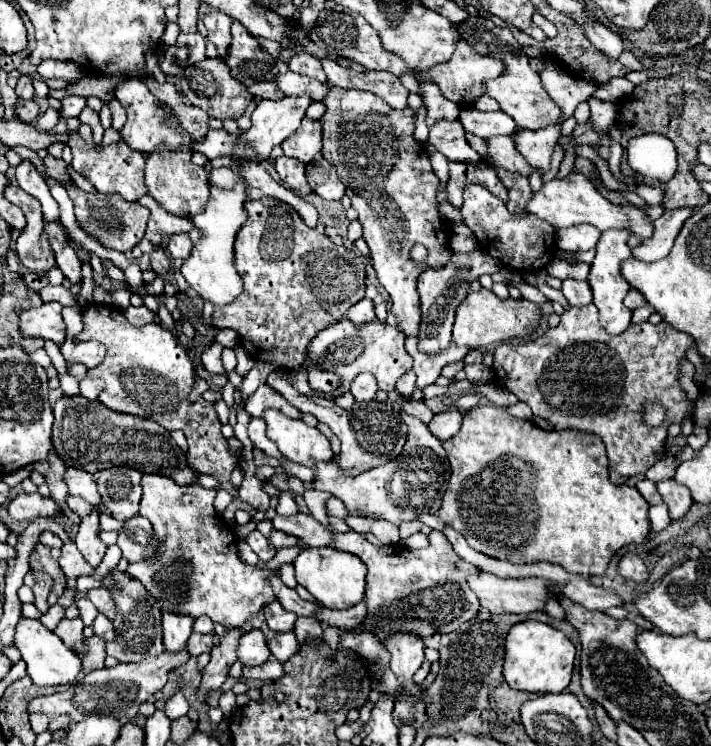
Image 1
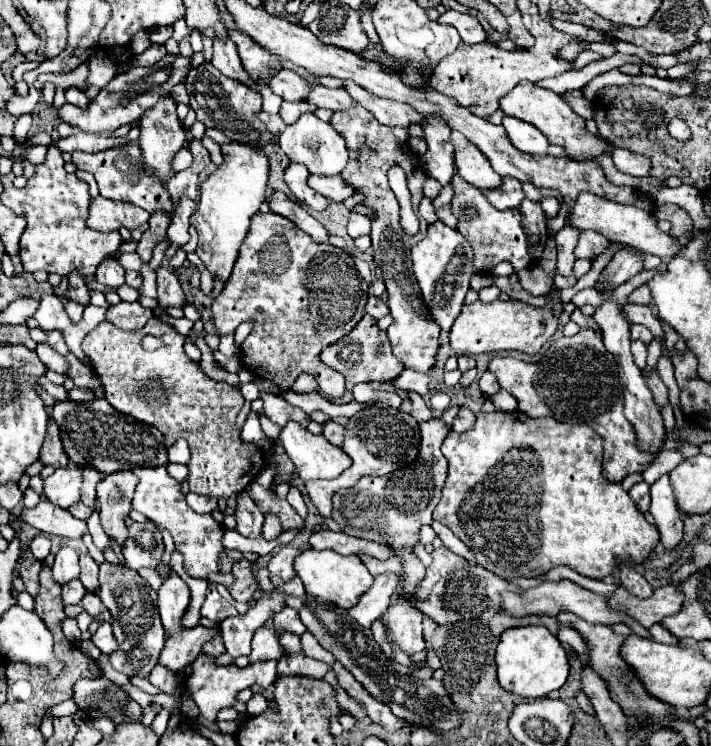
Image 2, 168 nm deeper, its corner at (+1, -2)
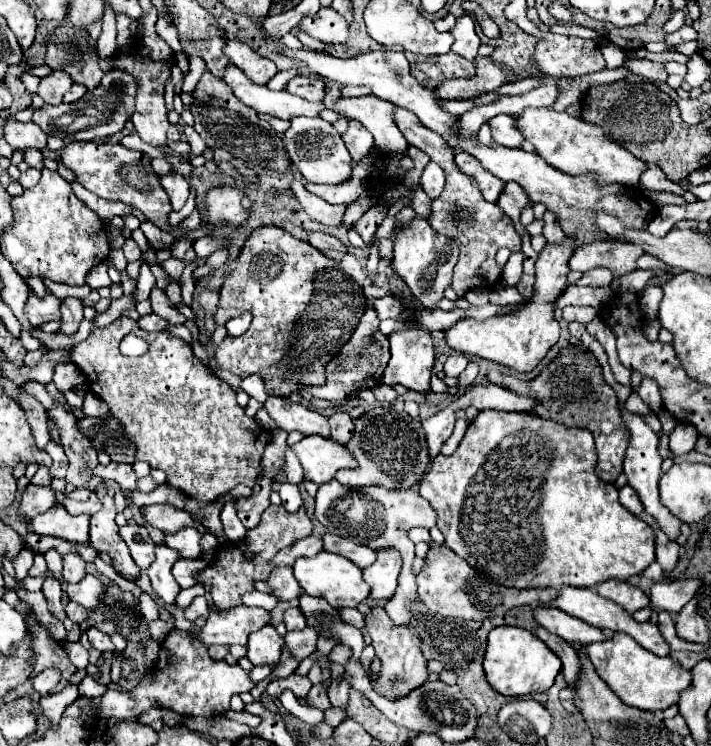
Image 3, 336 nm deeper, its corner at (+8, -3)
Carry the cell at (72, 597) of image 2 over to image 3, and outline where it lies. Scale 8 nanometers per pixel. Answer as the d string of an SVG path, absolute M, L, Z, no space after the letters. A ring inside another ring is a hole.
M70 551L68 555L64 555L62 579L68 583L78 583L80 577L84 575L86 575L86 561L76 551Z

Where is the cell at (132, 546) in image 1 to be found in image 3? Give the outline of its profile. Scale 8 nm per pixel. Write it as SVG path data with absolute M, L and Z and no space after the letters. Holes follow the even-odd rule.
M124 525L120 527L120 537L128 545L132 559L140 569L148 569L148 565L154 561L154 549L156 545L150 541L150 535L140 525Z

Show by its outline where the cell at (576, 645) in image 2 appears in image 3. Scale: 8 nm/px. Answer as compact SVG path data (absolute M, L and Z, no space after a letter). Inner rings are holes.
M614 633L612 639L602 643L590 643L586 653L596 669L596 673L608 683L608 687L630 707L644 711L658 711L676 705L678 693L692 683L692 673L672 657L656 657L642 649L630 635Z

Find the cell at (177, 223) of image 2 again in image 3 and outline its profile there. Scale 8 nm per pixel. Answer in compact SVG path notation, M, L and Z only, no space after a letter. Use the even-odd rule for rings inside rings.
M172 171L172 173L162 177L162 187L170 195L174 211L180 211L182 205L186 203L186 199L188 199L188 189L190 189L186 177L180 171Z

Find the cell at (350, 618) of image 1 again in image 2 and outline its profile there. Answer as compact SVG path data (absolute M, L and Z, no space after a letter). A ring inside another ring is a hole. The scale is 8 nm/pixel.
M377 576L373 586L361 596L357 606L349 610L349 616L361 626L361 628L371 628L375 618L381 618L387 608L391 606L391 598L397 592L399 580L395 576Z

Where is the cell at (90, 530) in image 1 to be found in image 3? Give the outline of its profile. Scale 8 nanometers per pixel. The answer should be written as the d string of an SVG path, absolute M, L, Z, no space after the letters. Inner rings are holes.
M86 575L80 583L76 585L68 585L66 589L70 601L82 605L84 609L98 609L100 601L102 601L102 595L104 595L104 585L98 577L92 577L92 575Z

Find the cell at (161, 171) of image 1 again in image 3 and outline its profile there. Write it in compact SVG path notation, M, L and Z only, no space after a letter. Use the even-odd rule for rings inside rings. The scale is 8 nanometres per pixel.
M134 41L130 45L124 45L124 47L120 47L116 51L114 69L132 73L132 77L134 77L134 81L138 85L136 109L132 113L132 123L134 123L140 139L150 143L152 147L166 145L166 131L168 131L170 123L168 123L168 111L166 111L166 103L164 103L164 87L166 87L166 81L170 79L174 63L176 63L174 55L170 55L166 61L152 61L150 59L150 49L140 45L138 41Z

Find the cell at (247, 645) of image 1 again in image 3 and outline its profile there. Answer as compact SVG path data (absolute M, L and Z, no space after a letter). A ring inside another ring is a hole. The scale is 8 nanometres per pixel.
M266 625L248 637L246 647L248 659L254 665L276 665L284 649L284 639L272 625Z

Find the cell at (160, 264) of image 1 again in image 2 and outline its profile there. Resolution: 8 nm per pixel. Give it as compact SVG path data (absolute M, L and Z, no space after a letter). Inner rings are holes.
M159 266L157 268L157 294L159 294L161 308L183 306L185 304L185 296L183 296L179 278L167 266Z

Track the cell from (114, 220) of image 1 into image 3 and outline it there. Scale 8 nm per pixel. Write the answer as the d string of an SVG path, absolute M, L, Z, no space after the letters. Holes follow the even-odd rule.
M72 182L71 185L74 193L84 201L84 205L88 205L88 209L92 209L102 219L112 219L114 215L120 215L122 217L122 215L130 215L132 213L130 207L124 205L124 203L104 201L104 199L92 195L88 189L84 189L78 182Z

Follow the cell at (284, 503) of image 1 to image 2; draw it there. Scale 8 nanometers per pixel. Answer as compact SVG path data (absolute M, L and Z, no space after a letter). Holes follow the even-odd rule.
M291 486L289 494L287 494L287 502L297 510L297 514L299 514L301 518L307 516L307 506L305 506L305 502L303 502L303 496L301 496L301 492L299 492L295 486Z

